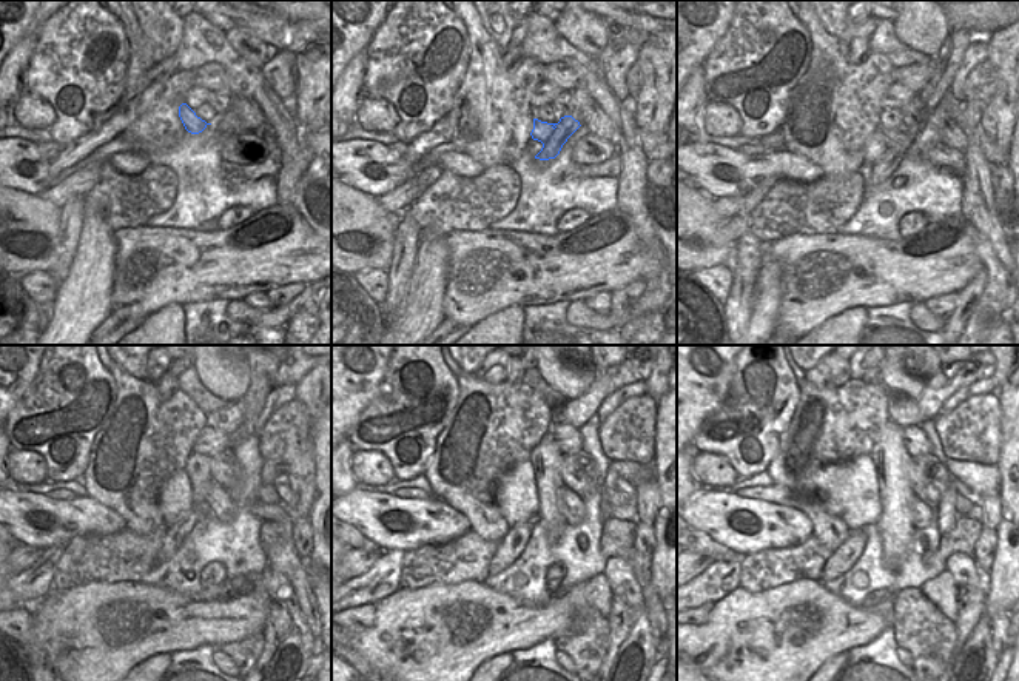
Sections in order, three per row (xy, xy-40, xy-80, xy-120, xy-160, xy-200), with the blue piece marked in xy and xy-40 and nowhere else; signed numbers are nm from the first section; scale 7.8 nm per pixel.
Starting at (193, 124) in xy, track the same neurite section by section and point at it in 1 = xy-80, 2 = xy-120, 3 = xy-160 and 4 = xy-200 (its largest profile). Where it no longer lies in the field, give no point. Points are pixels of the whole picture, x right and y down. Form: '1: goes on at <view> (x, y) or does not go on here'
1: goes on at xy-80 (899, 144)
2: goes on at xy-120 (222, 506)
3: goes on at xy-160 (571, 506)
4: goes on at xy-200 (922, 515)

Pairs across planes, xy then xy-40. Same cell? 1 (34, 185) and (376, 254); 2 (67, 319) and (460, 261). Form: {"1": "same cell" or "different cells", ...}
{"1": "different cells", "2": "different cells"}

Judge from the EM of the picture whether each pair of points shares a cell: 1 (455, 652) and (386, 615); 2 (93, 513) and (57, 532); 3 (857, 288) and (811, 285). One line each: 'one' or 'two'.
1: one
2: one
3: one

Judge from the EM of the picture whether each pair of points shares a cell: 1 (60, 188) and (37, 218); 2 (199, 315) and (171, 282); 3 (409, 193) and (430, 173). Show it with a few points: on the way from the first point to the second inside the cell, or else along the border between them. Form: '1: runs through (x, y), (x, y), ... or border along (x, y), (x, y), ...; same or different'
1: border along (40, 196), (59, 208); different
2: border along (225, 299), (190, 301), (182, 305); different
3: runs through (413, 188), (426, 177); same

